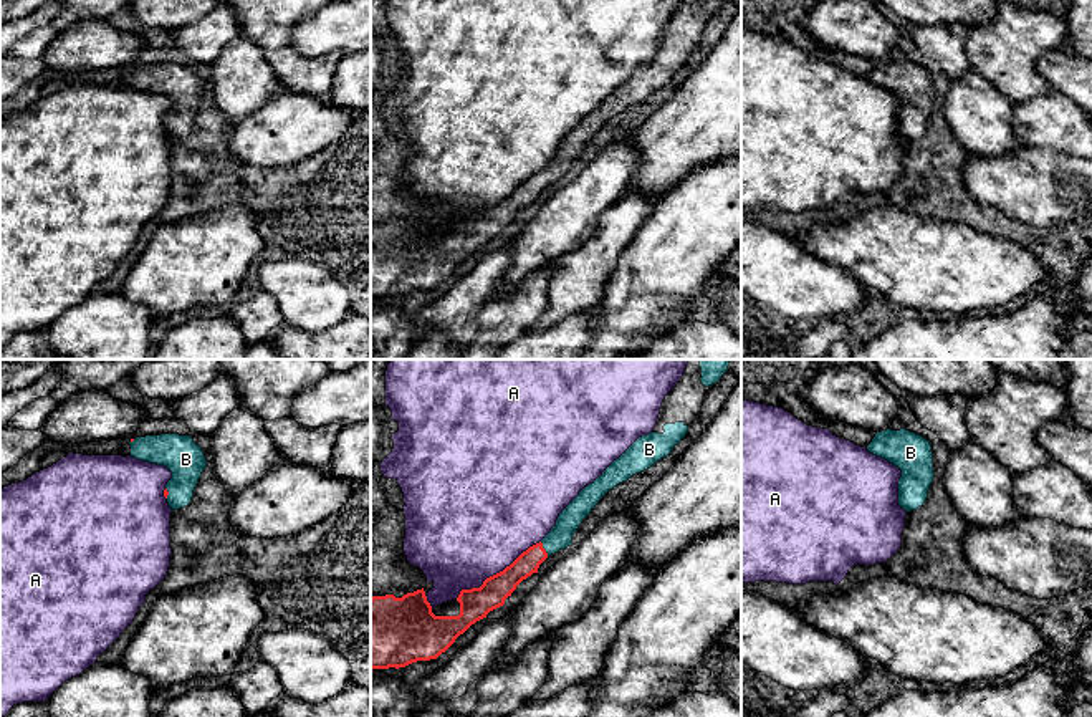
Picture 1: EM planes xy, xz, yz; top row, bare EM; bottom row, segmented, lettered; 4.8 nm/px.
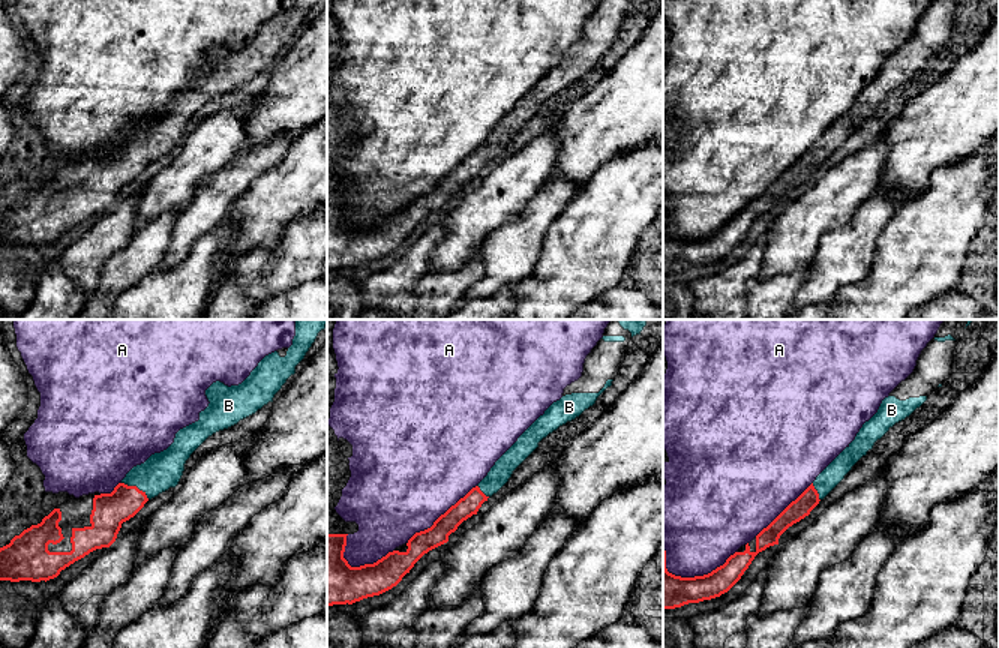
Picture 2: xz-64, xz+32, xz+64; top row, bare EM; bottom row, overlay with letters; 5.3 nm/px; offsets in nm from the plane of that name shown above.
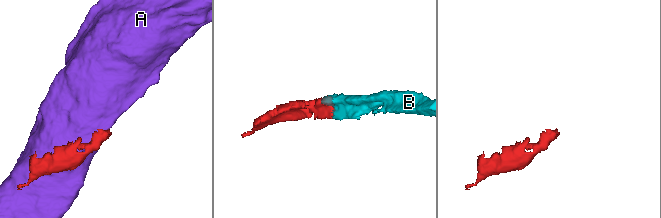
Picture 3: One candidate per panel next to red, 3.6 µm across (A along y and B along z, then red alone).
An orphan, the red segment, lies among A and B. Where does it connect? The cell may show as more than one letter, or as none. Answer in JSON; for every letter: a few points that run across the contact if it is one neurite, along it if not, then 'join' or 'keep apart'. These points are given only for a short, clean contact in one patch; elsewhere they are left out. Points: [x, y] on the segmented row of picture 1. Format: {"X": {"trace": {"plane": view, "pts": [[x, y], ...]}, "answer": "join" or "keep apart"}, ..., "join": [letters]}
{"A": {"answer": "keep apart"}, "B": {"trace": {"plane": "xz", "pts": [[505, 582], [543, 548], [568, 522]]}, "answer": "join"}, "join": ["B"]}

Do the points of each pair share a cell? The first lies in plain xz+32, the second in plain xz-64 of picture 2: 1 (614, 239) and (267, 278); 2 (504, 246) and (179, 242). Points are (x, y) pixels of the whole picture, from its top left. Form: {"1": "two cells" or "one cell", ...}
{"1": "two cells", "2": "one cell"}

